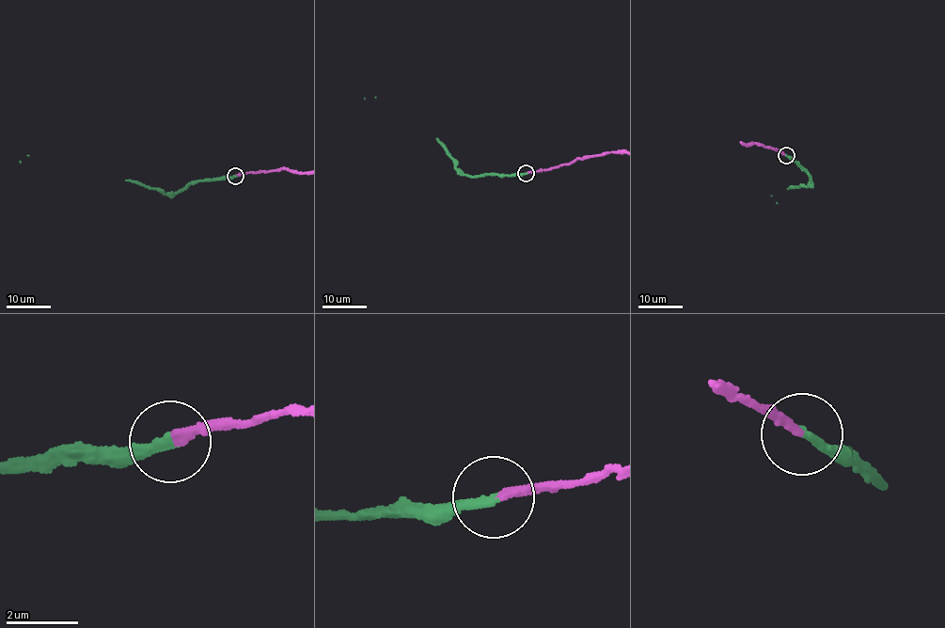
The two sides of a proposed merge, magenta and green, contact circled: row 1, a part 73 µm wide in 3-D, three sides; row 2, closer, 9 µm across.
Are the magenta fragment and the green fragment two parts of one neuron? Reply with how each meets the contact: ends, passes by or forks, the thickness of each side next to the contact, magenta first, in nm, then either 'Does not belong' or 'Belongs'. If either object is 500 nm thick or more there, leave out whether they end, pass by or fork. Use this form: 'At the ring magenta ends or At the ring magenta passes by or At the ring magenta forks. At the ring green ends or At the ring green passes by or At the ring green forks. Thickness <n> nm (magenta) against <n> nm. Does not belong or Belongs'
At the ring magenta ends. At the ring green ends. Thickness 240 nm (magenta) against 240 nm. Belongs

